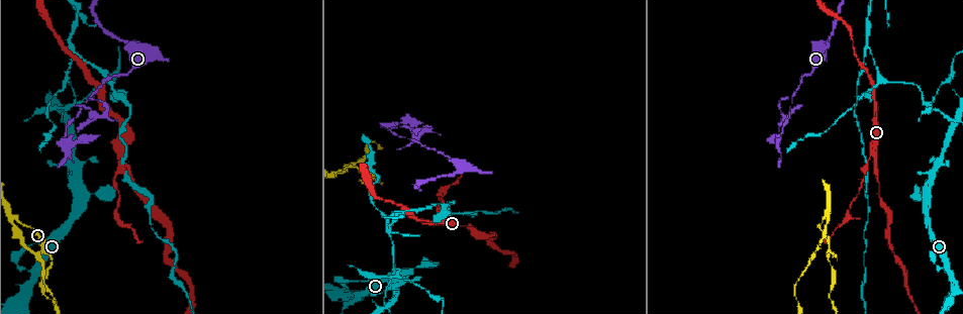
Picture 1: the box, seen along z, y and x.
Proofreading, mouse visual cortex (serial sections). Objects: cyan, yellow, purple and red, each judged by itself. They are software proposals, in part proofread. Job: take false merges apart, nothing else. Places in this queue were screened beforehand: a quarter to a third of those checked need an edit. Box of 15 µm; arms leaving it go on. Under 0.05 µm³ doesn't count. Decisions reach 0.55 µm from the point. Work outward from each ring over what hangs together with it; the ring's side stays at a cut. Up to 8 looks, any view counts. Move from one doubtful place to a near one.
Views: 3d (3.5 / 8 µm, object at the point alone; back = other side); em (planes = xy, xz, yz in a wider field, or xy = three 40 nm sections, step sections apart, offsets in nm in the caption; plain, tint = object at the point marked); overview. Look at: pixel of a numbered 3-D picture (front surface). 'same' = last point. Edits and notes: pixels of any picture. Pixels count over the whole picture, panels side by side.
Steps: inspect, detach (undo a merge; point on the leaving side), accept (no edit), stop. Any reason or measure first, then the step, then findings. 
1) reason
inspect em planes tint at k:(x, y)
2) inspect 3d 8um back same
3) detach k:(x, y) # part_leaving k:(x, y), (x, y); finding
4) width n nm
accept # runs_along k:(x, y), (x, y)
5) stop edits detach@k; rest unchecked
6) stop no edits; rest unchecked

three arms meet
inspect 3d 3.5um at 1:(392, 126)

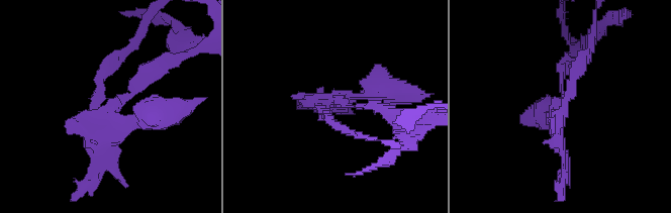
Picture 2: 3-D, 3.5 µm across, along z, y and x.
inspect em xy step 1 tint at 2:(103, 114)

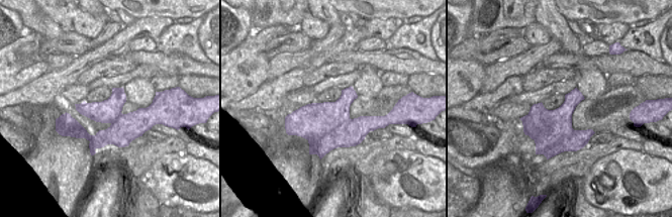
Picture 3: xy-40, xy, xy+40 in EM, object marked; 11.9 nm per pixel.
width 550 nm
detach 2:(125, 120) # part_leaving 2:(95, 103), (101, 119), (154, 67); a second cell is stuck on

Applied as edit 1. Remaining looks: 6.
see it whole again
inspect overview

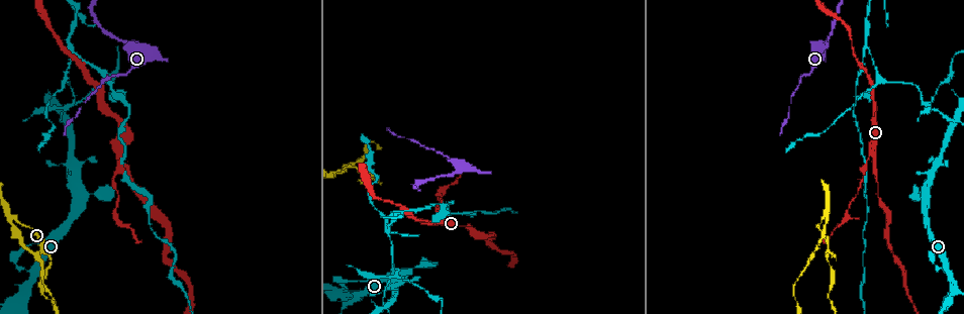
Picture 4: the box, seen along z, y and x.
sharp bend
inspect 3d 3.5um at 4:(11, 217)

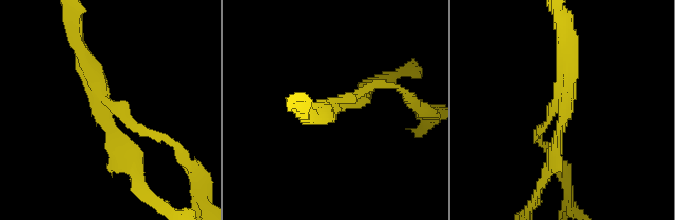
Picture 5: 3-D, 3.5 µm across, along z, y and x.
arms 3; arm_widths 150, 250, 300 nm; shape alone is not enough
inspect em planes tint at 5:(114, 106)

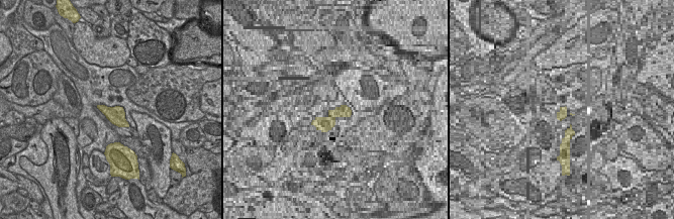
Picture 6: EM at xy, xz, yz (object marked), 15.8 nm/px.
detach 5:(108, 146) # part_leaving 5:(106, 111), (143, 192); a second cell is stuck on

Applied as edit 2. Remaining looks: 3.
stop edits detach@2, detach@5; rest unchecked

